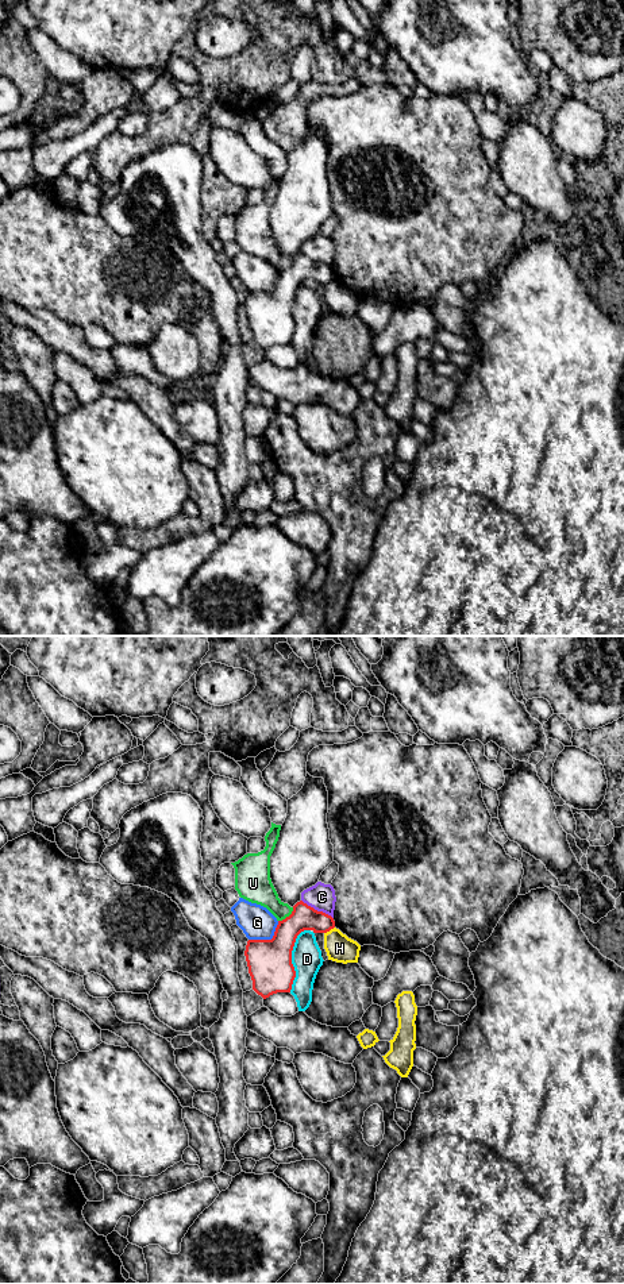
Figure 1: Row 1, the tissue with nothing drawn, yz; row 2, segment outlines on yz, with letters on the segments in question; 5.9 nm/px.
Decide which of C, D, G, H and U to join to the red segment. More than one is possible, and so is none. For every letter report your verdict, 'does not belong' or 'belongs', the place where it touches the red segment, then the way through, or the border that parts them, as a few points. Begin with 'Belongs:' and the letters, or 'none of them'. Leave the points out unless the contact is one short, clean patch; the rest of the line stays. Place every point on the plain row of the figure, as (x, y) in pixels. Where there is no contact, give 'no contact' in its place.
Belongs: none of them
C: does not belong; contact yz (316, 262); border yz (301, 251), (332, 270)
D: does not belong; contact yz (291, 309)
G: does not belong; contact yz (268, 292)
H: does not belong; contact yz (328, 282); border yz (334, 278), (324, 285)
U: does not belong; contact yz (287, 269); border yz (293, 259), (288, 268), (278, 273)

